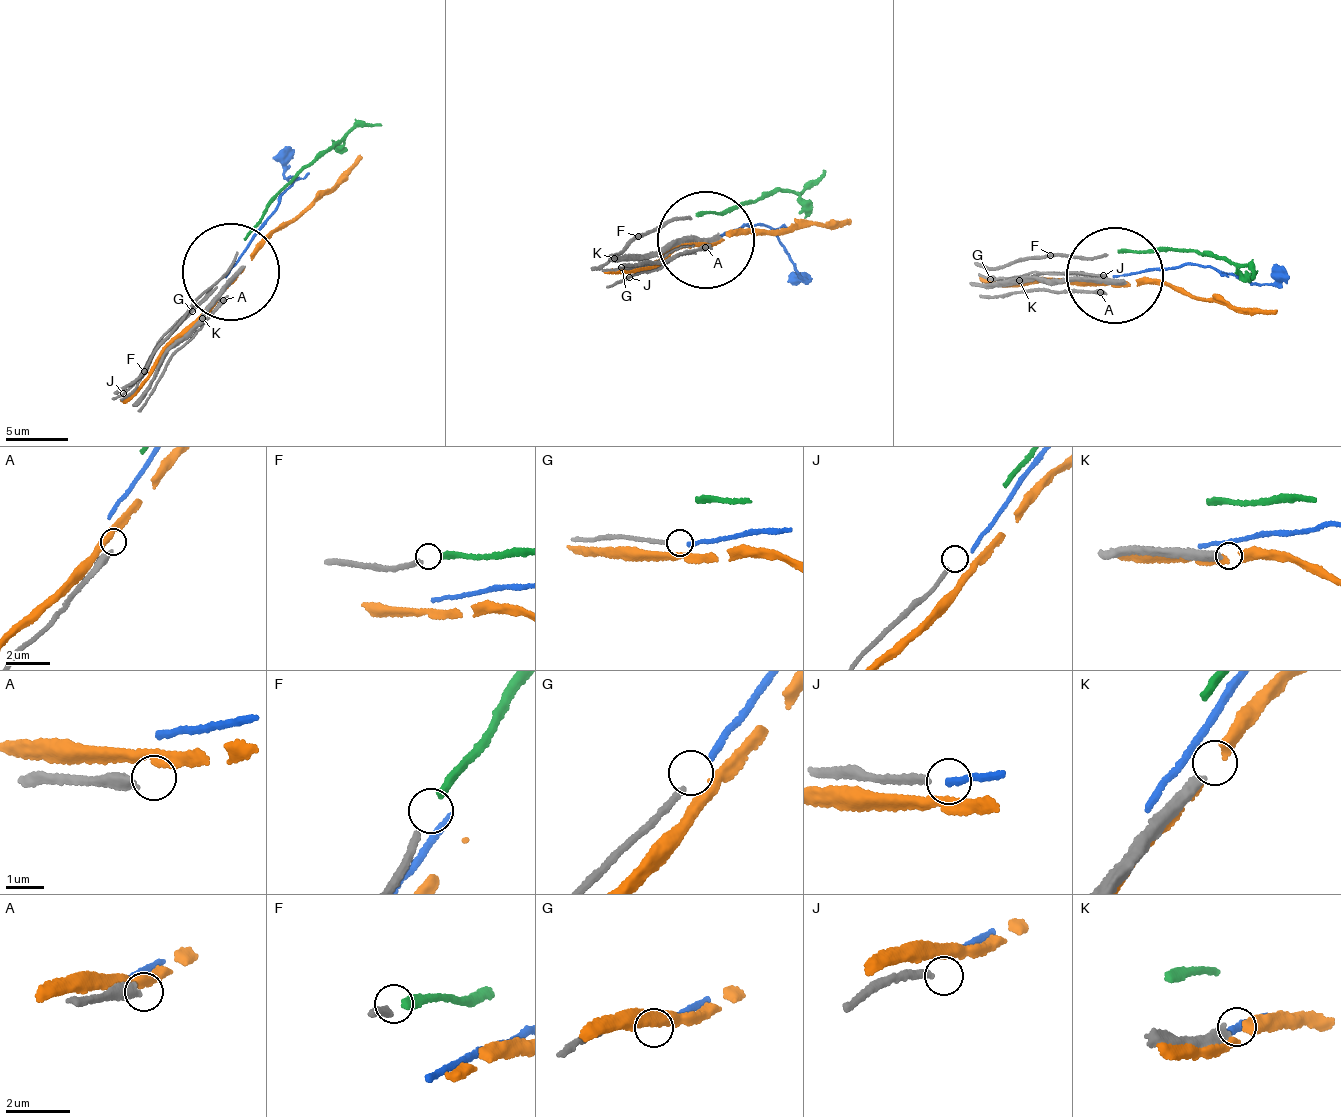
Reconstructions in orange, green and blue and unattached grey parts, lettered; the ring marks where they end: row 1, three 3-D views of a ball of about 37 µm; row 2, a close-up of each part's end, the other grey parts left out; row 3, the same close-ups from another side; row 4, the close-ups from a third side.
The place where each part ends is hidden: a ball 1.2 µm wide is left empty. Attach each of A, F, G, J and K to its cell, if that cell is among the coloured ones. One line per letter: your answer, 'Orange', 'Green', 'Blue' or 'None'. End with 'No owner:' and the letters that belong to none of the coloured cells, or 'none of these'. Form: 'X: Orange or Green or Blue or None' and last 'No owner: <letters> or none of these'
A: None
F: Green
G: Blue
J: None
K: None
No owner: A, J, K

